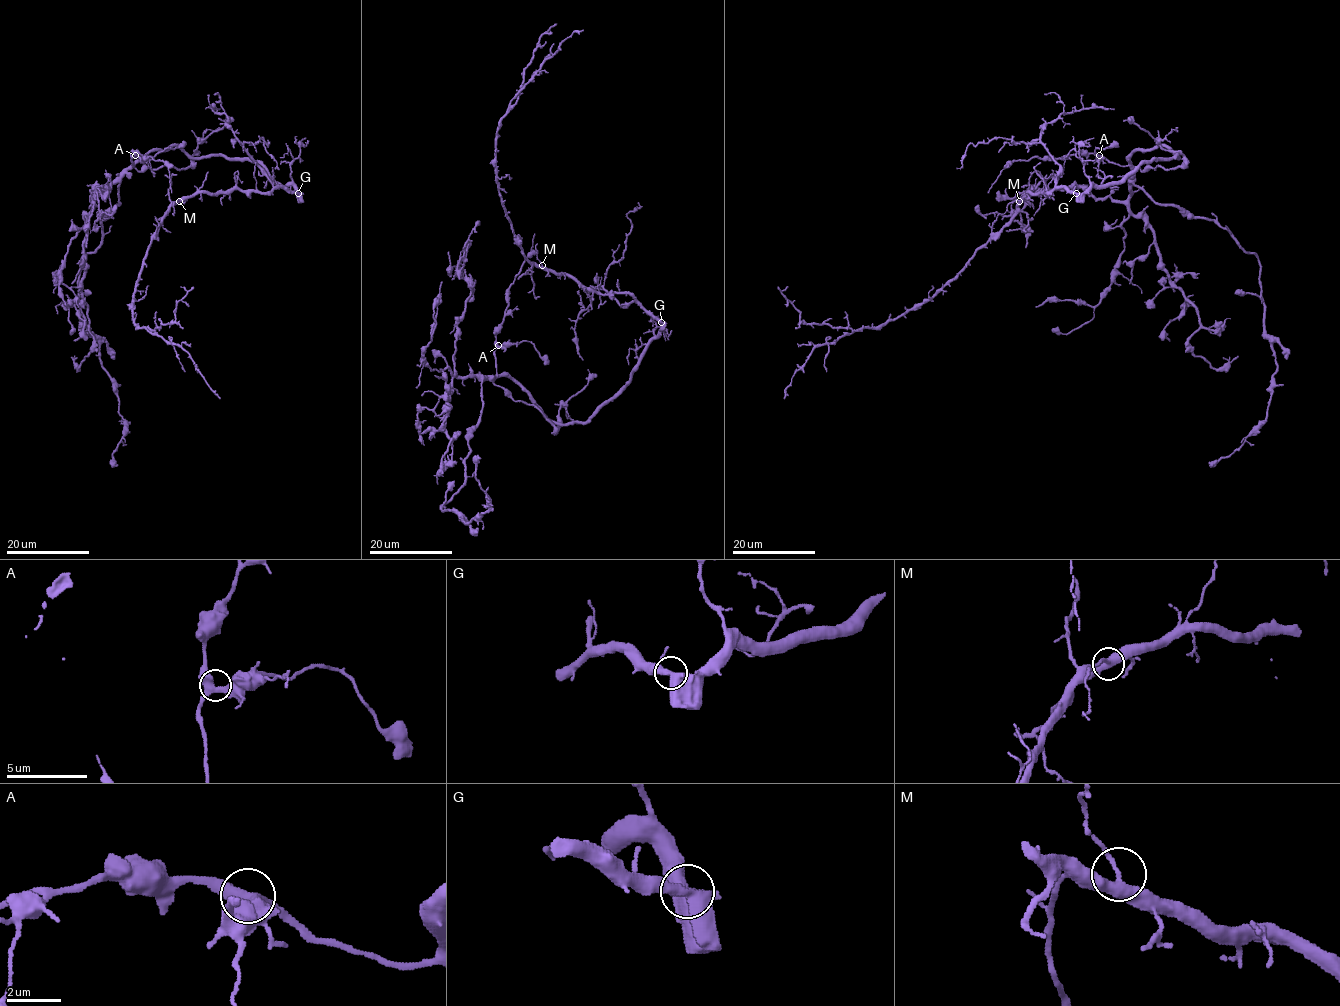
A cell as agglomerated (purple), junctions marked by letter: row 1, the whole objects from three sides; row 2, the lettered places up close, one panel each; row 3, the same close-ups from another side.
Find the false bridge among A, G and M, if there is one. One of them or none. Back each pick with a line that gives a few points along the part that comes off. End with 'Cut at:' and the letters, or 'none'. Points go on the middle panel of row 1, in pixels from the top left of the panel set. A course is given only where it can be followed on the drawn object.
Cut at: none

